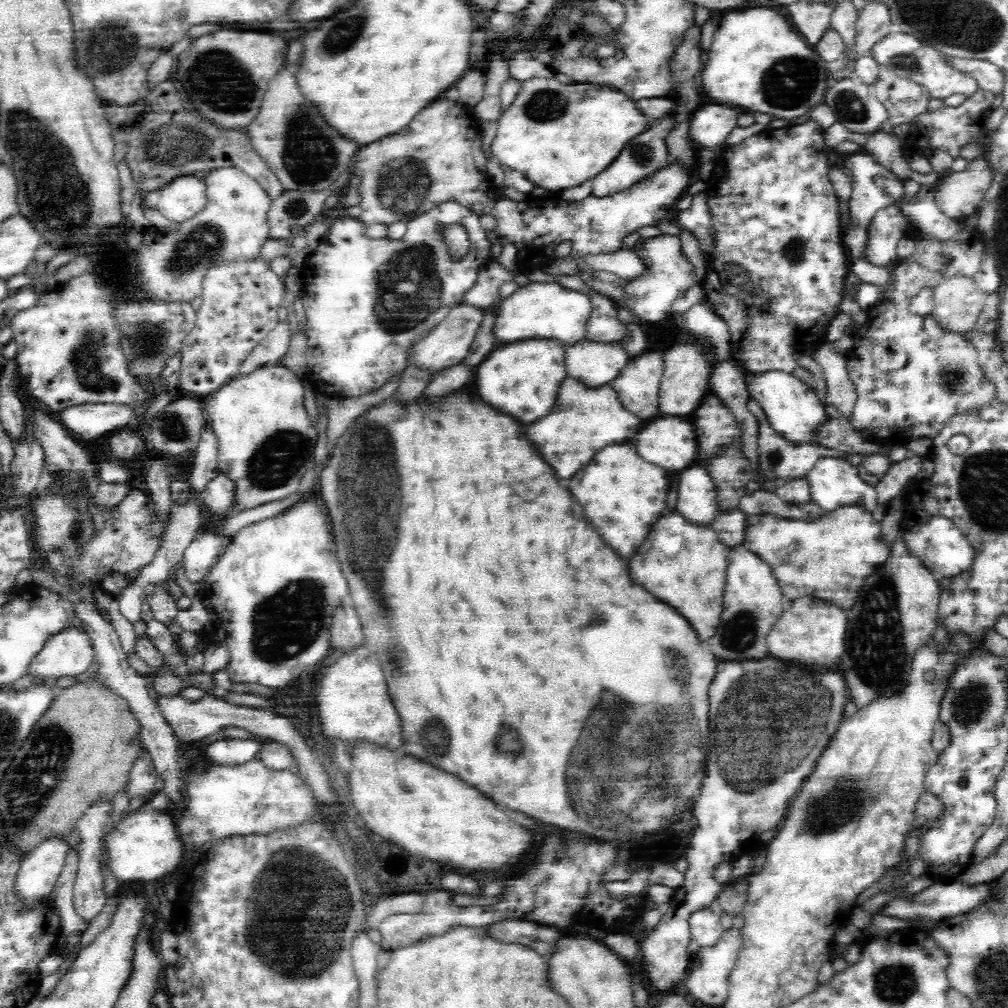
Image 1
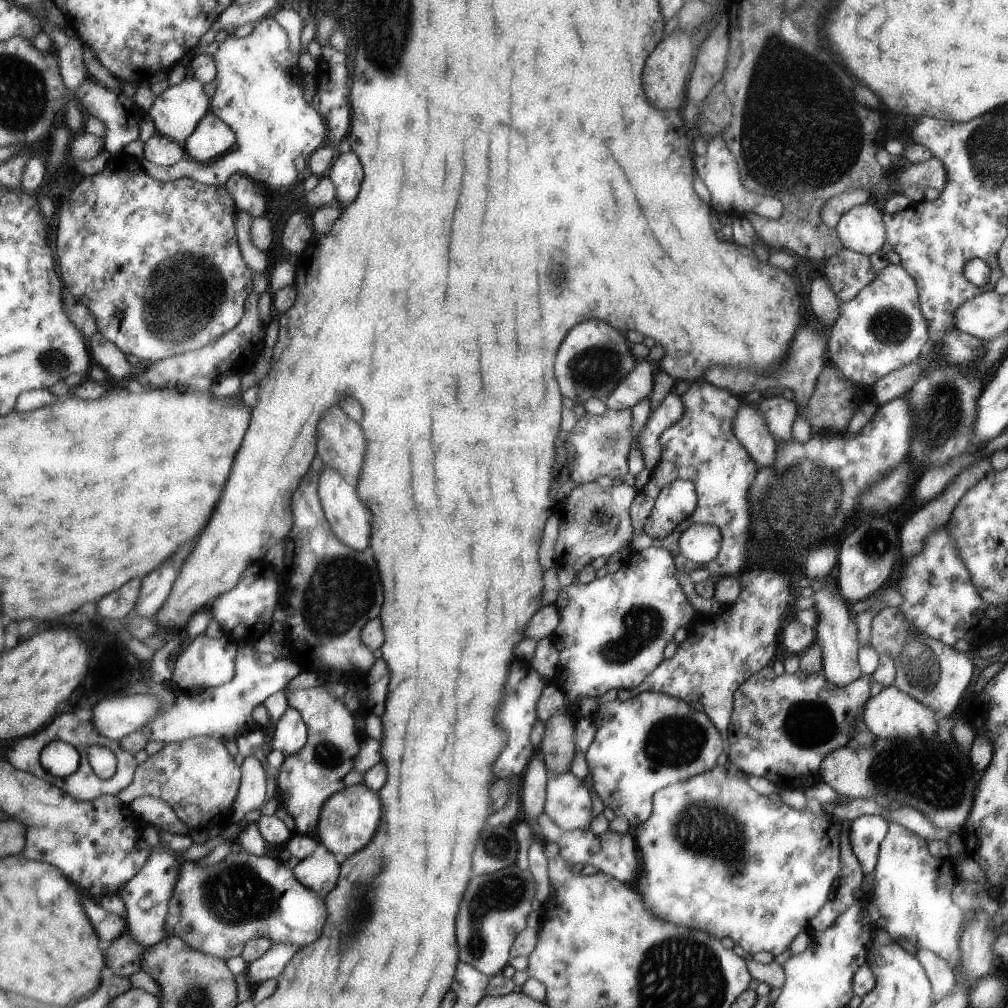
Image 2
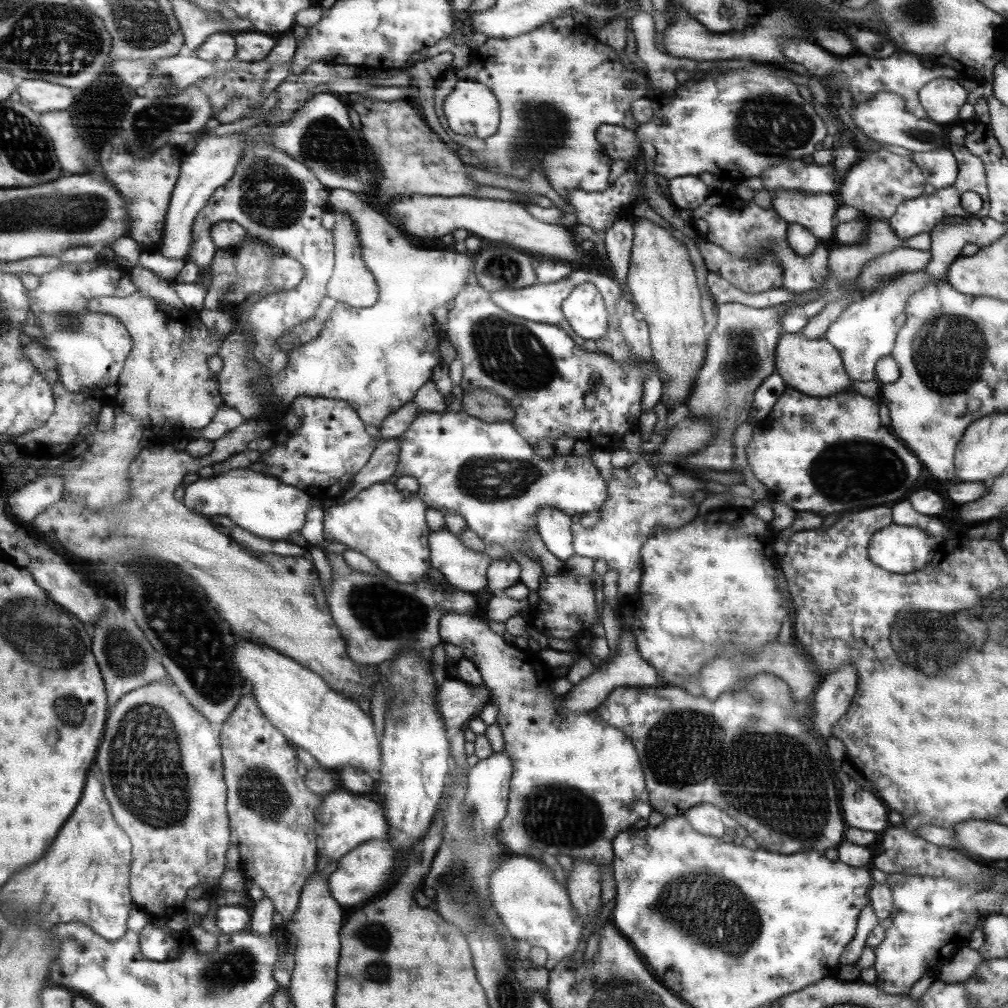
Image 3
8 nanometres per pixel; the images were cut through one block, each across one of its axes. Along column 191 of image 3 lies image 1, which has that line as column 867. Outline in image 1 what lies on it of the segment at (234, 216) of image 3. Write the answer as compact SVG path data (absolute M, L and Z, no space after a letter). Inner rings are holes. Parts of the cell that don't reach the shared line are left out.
M894 205L878 210L868 226L868 244L861 258L886 267L898 258L898 242L909 235L908 219L901 210Z

